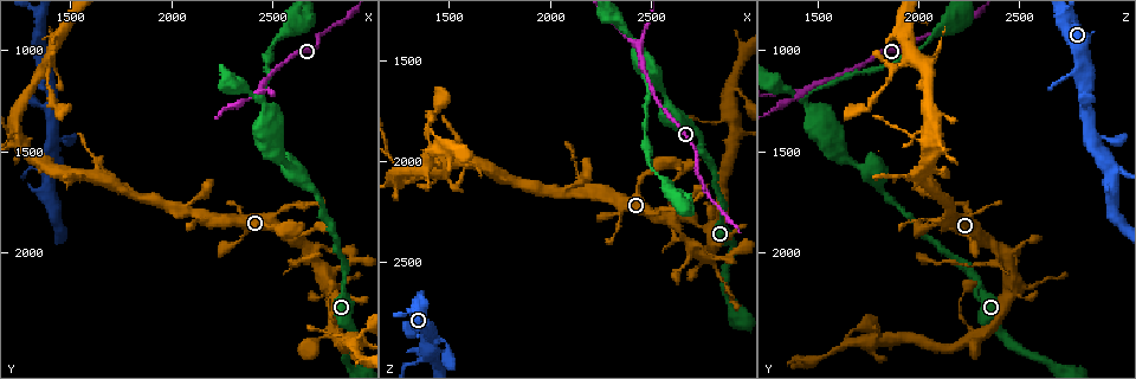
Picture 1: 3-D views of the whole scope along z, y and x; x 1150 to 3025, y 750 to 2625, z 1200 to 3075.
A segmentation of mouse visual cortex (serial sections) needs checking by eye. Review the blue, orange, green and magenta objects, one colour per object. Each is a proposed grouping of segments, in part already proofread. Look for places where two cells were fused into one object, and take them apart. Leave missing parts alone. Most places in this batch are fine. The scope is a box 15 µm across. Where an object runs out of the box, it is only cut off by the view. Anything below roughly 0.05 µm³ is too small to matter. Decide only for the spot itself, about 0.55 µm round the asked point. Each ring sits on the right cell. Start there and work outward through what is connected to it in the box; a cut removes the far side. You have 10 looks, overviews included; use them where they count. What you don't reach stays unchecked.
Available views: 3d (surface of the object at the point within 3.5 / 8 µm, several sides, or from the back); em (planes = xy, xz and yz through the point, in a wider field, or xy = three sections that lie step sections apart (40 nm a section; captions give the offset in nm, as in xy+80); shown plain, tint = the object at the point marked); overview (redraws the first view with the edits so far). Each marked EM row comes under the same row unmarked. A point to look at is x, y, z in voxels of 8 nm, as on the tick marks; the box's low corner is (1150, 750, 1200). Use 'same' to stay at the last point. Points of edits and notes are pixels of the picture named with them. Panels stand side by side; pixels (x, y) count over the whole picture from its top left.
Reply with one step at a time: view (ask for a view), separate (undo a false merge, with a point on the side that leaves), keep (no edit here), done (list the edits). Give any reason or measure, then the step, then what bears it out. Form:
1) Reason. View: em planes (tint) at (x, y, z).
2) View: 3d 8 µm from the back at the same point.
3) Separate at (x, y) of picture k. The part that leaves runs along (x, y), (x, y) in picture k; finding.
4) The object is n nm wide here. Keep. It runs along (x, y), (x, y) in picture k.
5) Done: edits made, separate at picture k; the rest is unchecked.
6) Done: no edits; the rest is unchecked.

Branch point. View: 3d 3.5 µm at (2210, 1860, 2140).

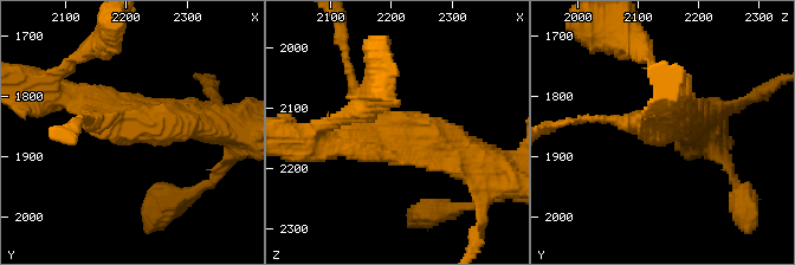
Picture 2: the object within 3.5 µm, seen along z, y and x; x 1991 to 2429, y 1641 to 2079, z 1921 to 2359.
3 arms meet here; the arms are 250, 250, 400 nm wide. View: em xy step 2 (tint) at (2215, 1845, 2145).

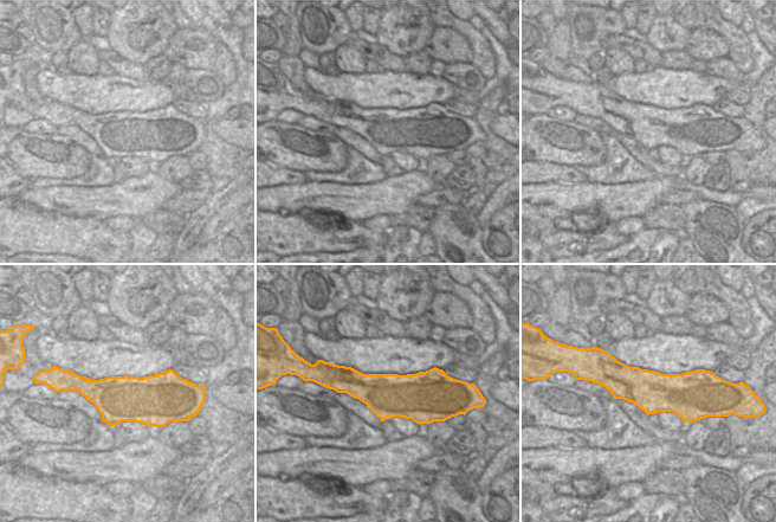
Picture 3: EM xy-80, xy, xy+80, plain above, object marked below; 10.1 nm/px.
Keep. It runs along (208, 123), (135, 123), (66, 94) in picture 2; continuous, no second cell.

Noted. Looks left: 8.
Thin neck. View: 3d 3.5 µm at (2540, 1790, 2250).

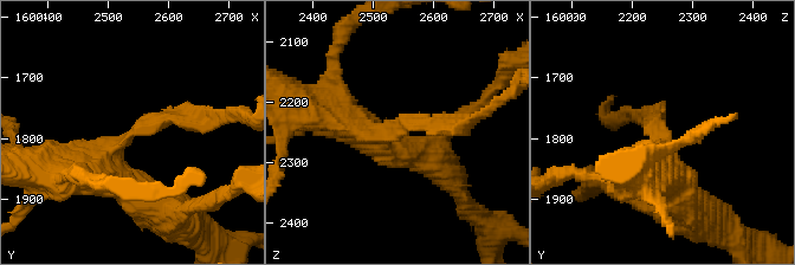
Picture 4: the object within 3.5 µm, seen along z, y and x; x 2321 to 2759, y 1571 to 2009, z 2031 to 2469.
The arms are 200, 450 nm wide; now the EM. View: em xy step 3 (tint) at (2545, 1785, 2245).

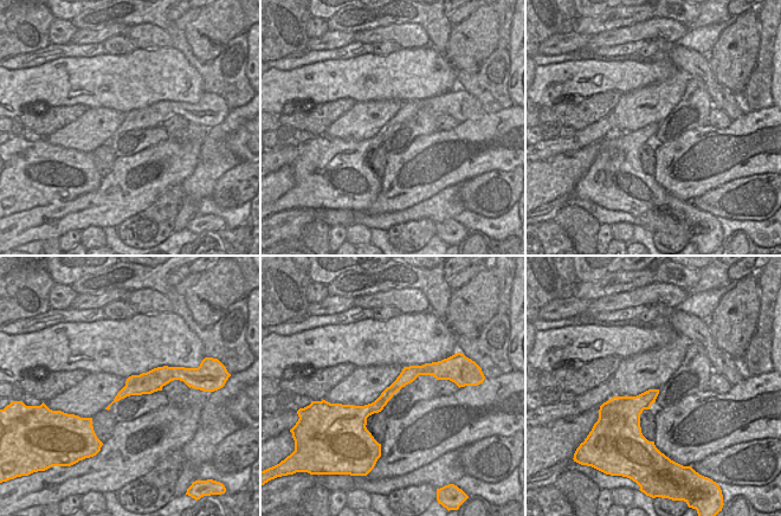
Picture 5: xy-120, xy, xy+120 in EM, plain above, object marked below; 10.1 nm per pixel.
Keep. It runs along (84, 169), (156, 118), (212, 122) in picture 4; continuous, no second cell.

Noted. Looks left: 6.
Thick turns thin. View: 3d 3.5 µm from the back at (2460, 1240, 1430).

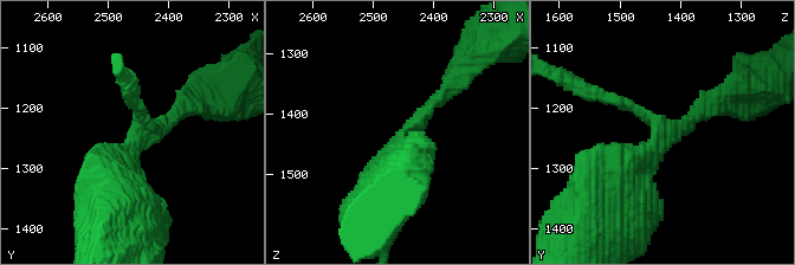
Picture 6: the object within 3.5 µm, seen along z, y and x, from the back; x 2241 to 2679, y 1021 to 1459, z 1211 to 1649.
3 arms meet here; the arms are 200, 200, 450 nm wide; shape alone is not enough. View: em planes (tint) at (2450, 1245, 1440).

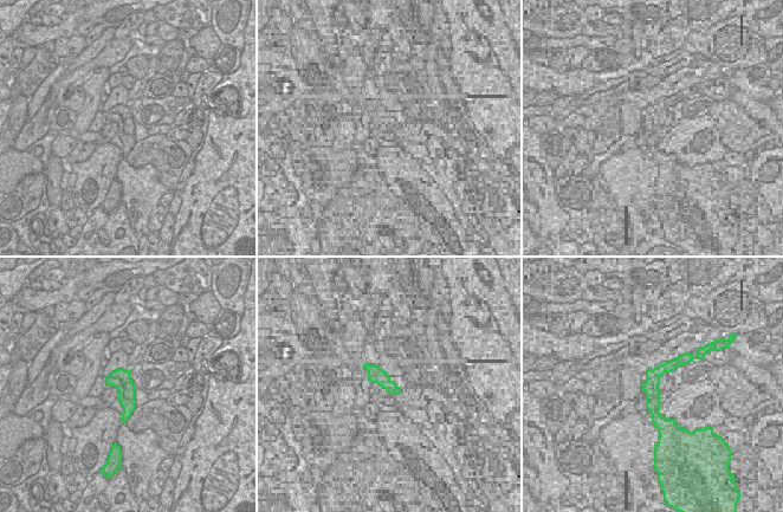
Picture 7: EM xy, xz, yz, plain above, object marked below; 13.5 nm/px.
View: em xy step 2 (tint) at the same point.

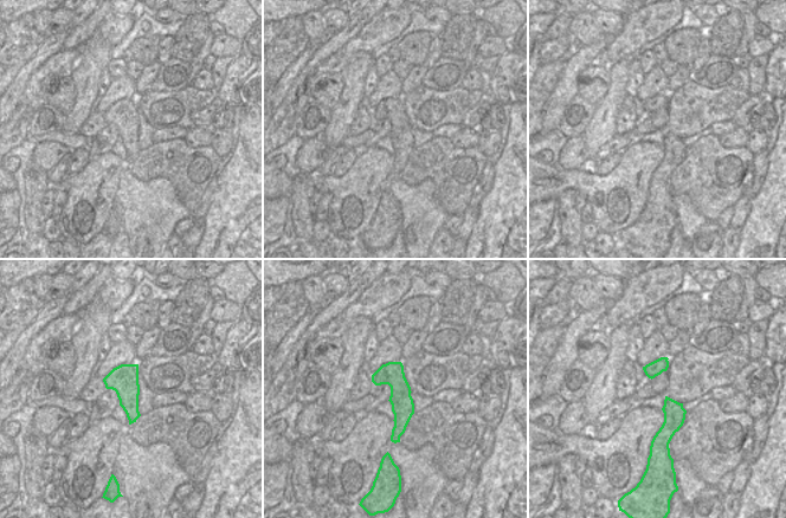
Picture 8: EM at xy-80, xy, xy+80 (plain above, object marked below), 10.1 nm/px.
Keep. It runs along (391, 364), (400, 389), (394, 439) in picture 8; one cell here.

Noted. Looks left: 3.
Two arms in line, one across. View: 3d 3.5 µm at (1370, 1610, 2980).

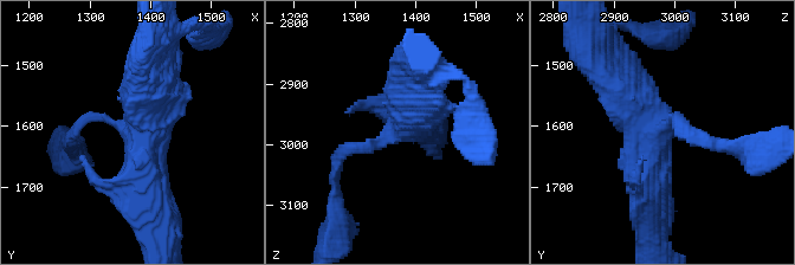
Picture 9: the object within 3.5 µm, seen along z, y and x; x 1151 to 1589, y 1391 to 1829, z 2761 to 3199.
View: em xy step 3 (tint) at (1370, 1605, 2980).

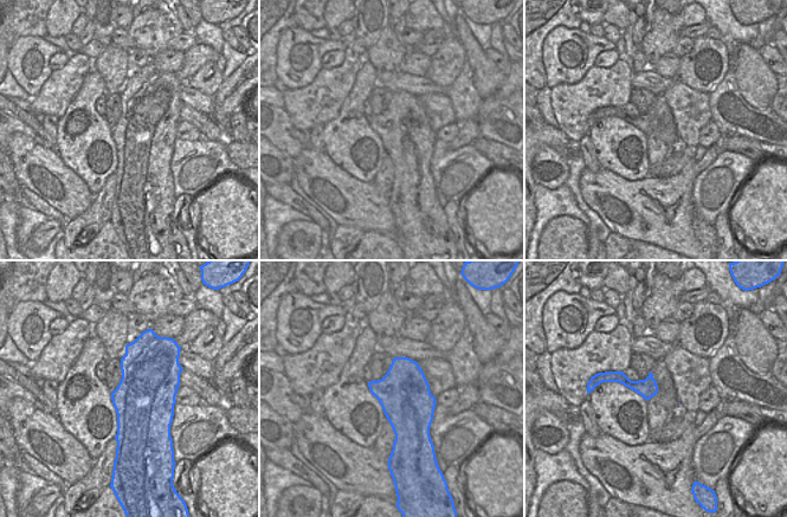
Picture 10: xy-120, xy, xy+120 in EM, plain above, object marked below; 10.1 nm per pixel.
Keep. It runs along (633, 99), (648, 136), (654, 245) in picture 9; all the same cell.

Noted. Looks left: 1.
Done: no edits; the rest is unchecked.

